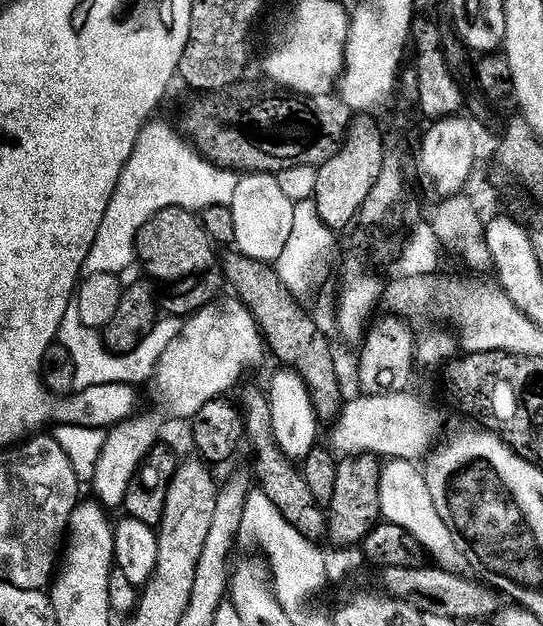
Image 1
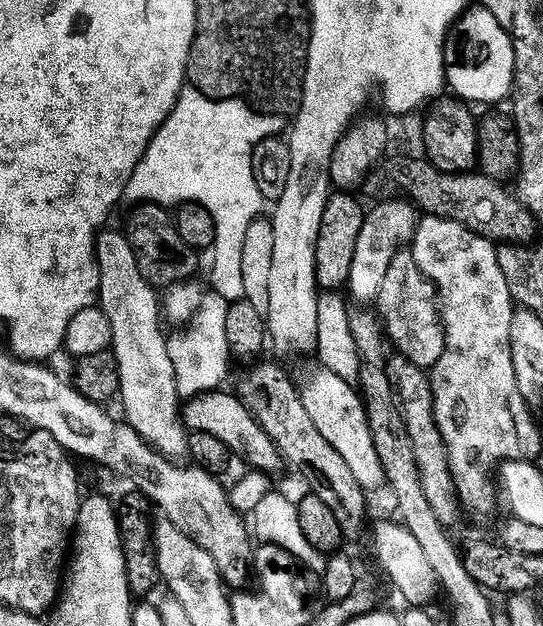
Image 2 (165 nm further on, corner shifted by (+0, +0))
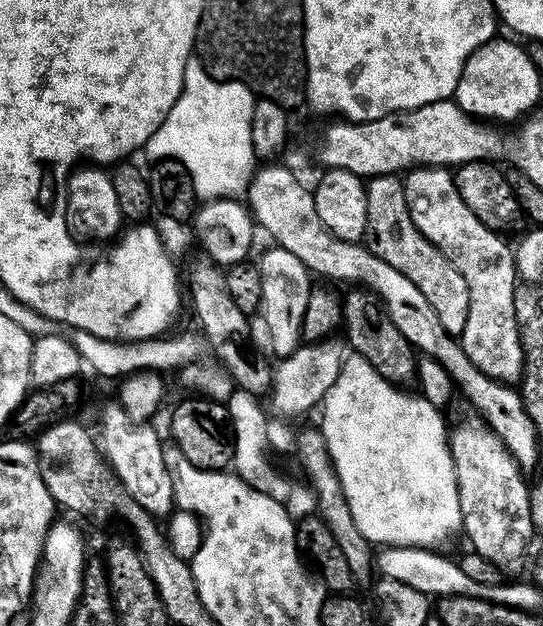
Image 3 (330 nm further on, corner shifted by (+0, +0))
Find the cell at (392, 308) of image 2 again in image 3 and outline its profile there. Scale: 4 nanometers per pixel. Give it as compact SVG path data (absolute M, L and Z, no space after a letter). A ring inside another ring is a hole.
M399 175L373 176L367 181L366 187L366 240L373 254L410 278L437 312L445 330L458 338L463 334L466 318L470 314L470 290L466 286L466 278L462 278L446 254L442 254L442 250L427 240L418 226L414 226L406 206L404 182Z

